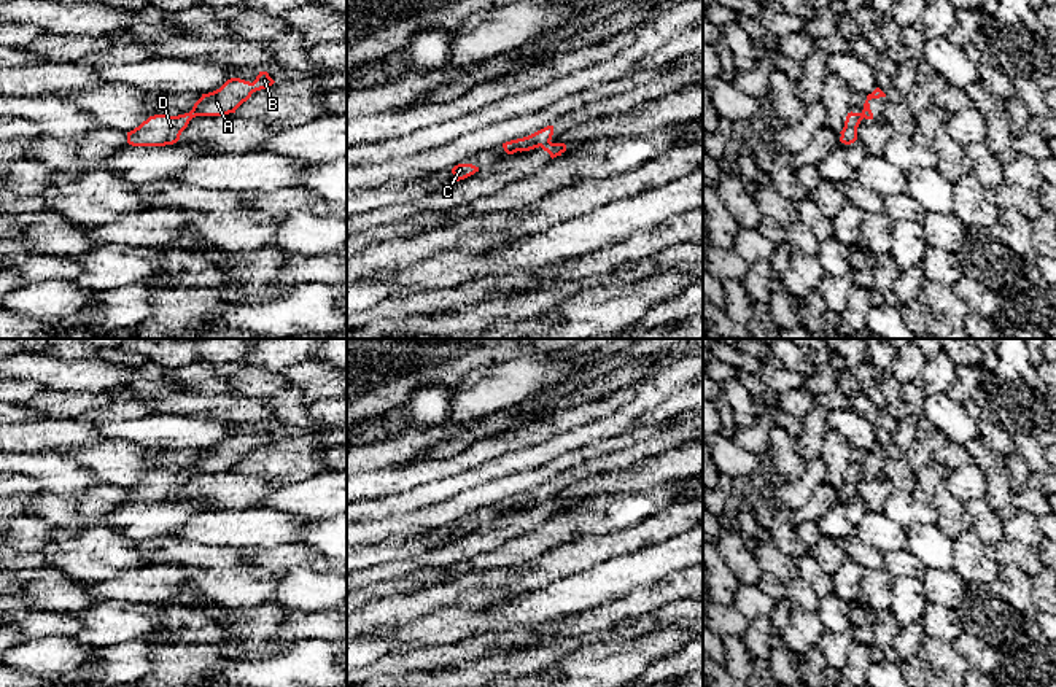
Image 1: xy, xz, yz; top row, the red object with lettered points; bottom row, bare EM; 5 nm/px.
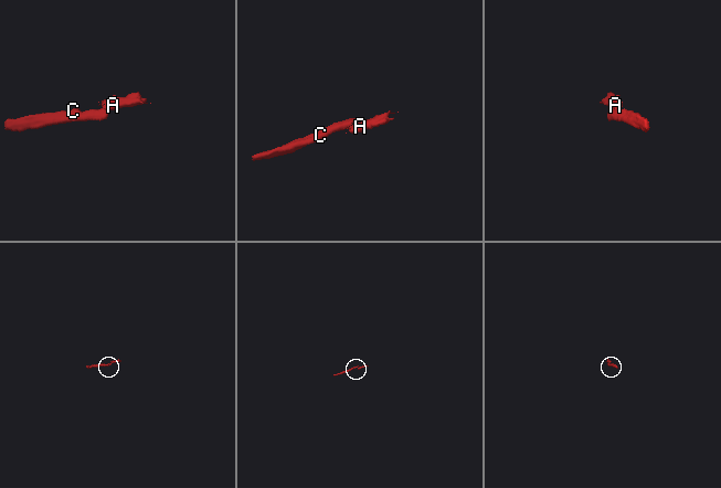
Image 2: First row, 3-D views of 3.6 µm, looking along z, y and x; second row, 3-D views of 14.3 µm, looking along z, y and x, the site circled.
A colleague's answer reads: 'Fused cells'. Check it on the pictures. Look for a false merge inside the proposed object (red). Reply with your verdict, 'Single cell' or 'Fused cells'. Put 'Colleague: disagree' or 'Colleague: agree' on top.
Colleague: agree
Fused cells

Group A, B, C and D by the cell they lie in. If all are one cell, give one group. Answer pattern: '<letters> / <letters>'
A B / C D

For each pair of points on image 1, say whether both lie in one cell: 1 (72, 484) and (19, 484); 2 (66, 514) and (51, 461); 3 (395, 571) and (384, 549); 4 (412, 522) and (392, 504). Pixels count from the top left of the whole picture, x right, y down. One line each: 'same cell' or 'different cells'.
1: different cells
2: same cell
3: different cells
4: different cells

